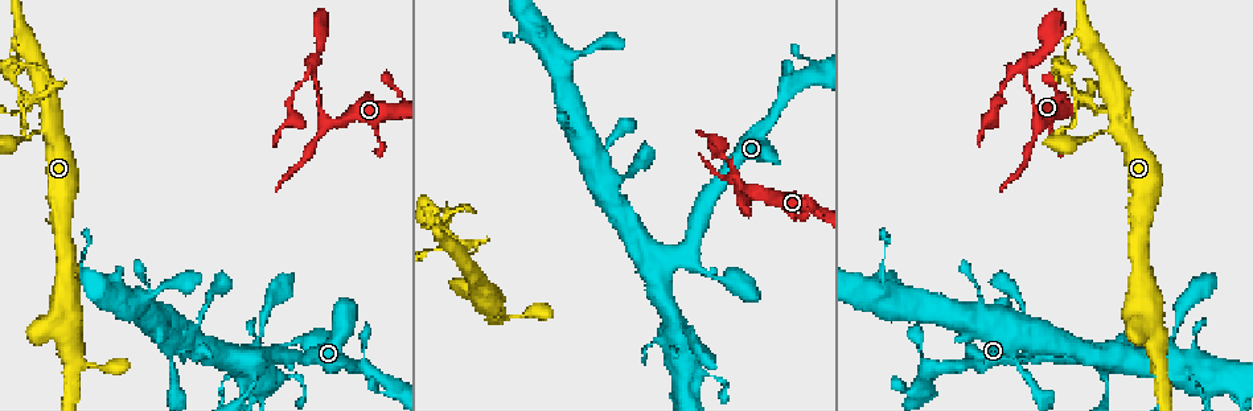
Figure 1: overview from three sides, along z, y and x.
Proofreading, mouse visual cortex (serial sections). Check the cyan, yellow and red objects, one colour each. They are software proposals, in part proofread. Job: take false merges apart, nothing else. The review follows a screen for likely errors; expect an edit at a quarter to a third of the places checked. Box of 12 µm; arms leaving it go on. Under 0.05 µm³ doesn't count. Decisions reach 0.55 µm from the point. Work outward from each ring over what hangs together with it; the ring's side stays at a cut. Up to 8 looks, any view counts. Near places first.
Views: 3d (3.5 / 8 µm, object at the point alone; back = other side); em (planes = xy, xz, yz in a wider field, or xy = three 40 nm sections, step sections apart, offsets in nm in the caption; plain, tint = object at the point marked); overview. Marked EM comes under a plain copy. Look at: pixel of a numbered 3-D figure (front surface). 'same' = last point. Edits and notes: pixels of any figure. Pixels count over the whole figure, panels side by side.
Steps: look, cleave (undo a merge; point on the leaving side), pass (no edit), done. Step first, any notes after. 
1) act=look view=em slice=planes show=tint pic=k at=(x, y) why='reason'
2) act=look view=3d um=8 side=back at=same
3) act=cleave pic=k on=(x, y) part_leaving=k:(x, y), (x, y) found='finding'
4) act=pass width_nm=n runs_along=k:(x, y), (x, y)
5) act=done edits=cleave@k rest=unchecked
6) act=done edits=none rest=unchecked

act=look view=3d um=3.5 pic=1 at=(1183, 366)

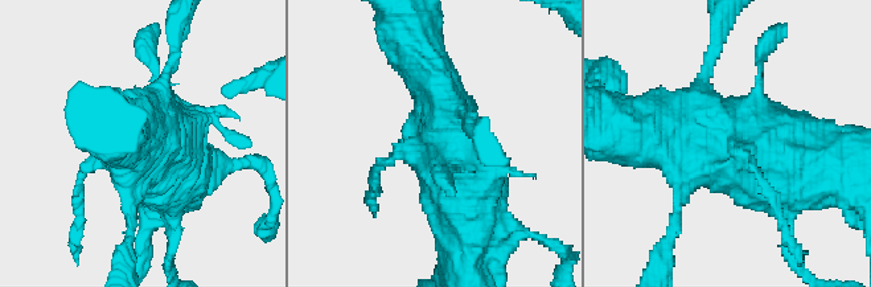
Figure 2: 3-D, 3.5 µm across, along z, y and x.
act=look view=em slice=xy step=1 show=tint pic=2 at=(725, 142)

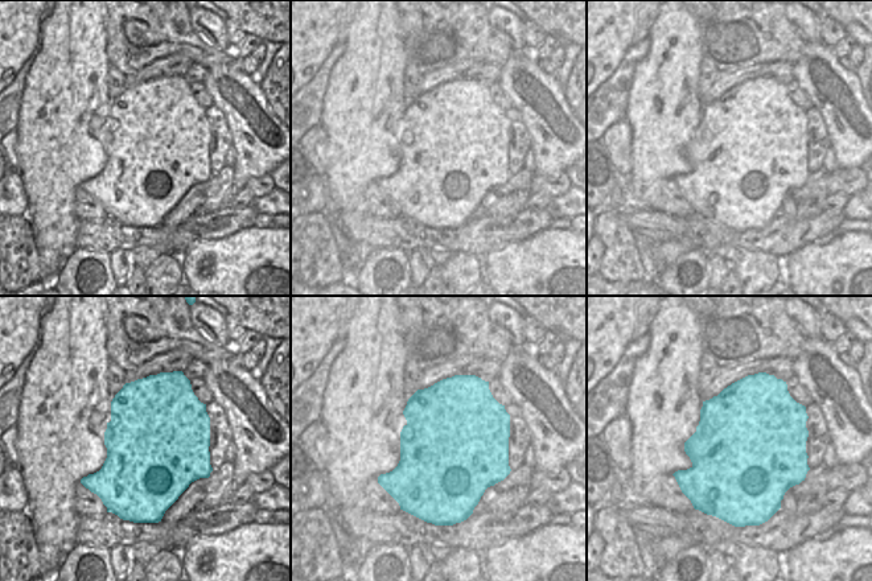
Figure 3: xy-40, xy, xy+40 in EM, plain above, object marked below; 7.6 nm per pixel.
act=look view=em slice=xy step=3 show=tint at=same

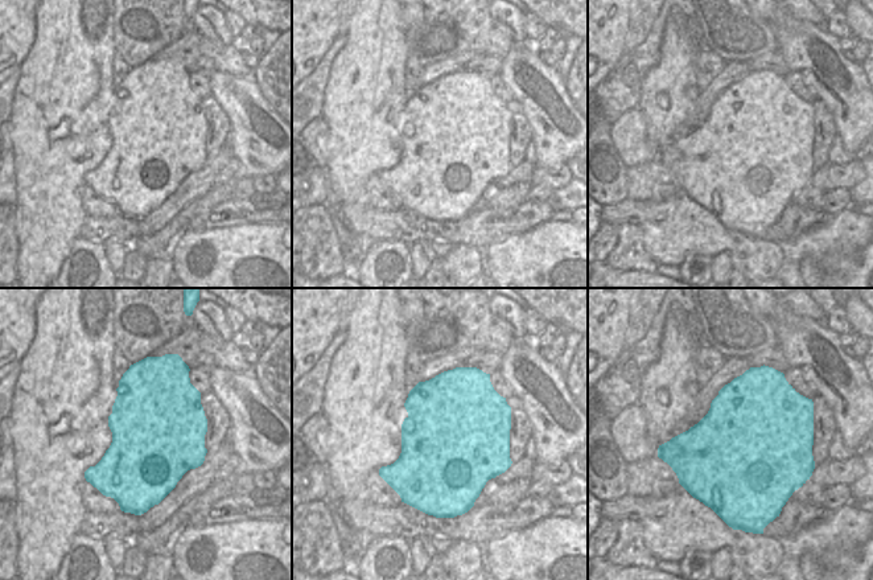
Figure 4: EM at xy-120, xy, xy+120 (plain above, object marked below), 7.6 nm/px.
act=pass runs_along=2:(409, 33), (450, 118), (465, 185) found='all the same cell'

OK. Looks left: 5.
act=look view=3d um=8 side=back pic=1 at=(1021, 71) why='three arms meet'

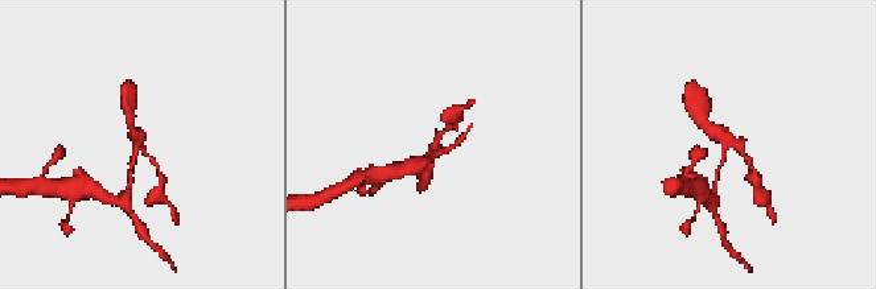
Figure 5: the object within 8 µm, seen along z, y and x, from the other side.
act=look view=3d um=3.5 side=back pic=5 at=(135, 144)

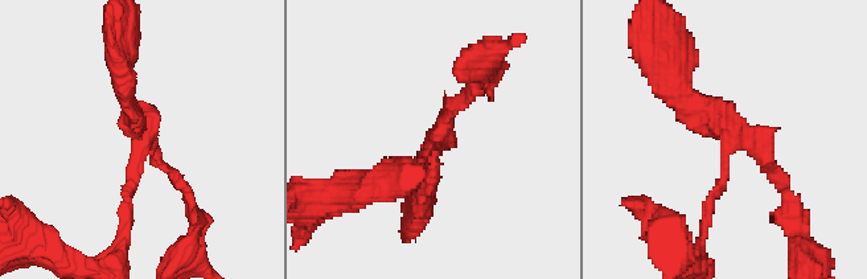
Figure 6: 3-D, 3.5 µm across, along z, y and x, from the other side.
act=cleave pic=6 on=(435, 164) arms=3 part_leaving=6:(723, 172), (731, 132), (669, 76) found='a second cell is stuck on'

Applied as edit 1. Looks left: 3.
act=done edits=cleave@6 rest=unchecked

